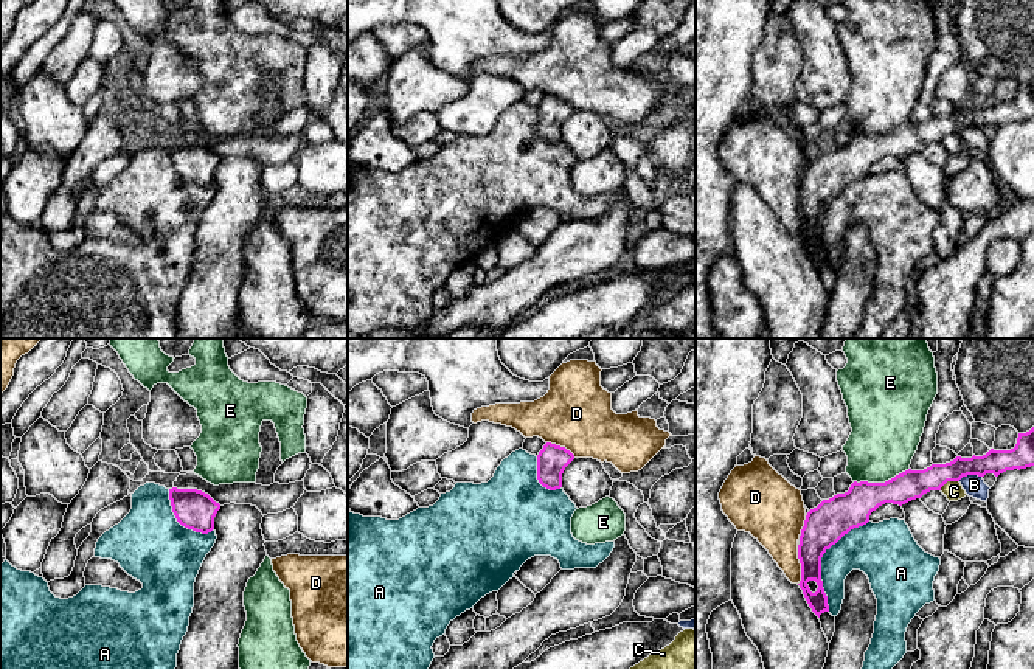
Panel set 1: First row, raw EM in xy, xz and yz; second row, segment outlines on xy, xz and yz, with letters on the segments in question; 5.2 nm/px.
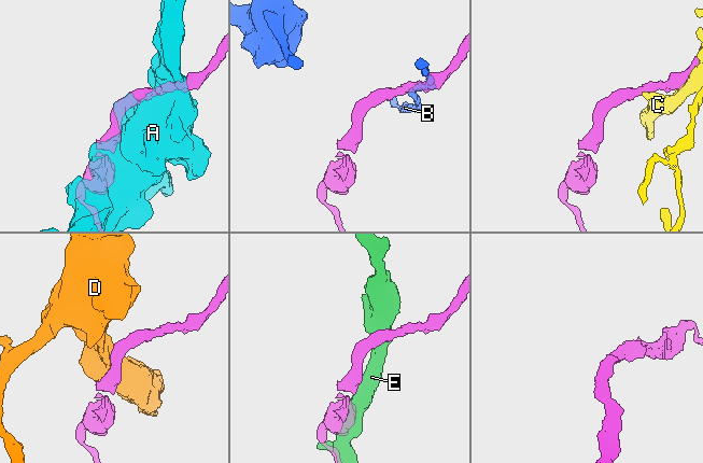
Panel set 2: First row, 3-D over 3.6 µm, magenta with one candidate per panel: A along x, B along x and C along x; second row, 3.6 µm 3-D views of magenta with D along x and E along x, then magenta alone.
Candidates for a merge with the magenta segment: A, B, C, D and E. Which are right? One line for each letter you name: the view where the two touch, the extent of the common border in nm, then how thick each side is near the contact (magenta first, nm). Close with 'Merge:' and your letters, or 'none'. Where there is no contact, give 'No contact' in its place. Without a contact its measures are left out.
A: Touches magenta in yz. Shared border 500 nm. Thickness 220 nm (magenta) against 240 nm
Merge: A

